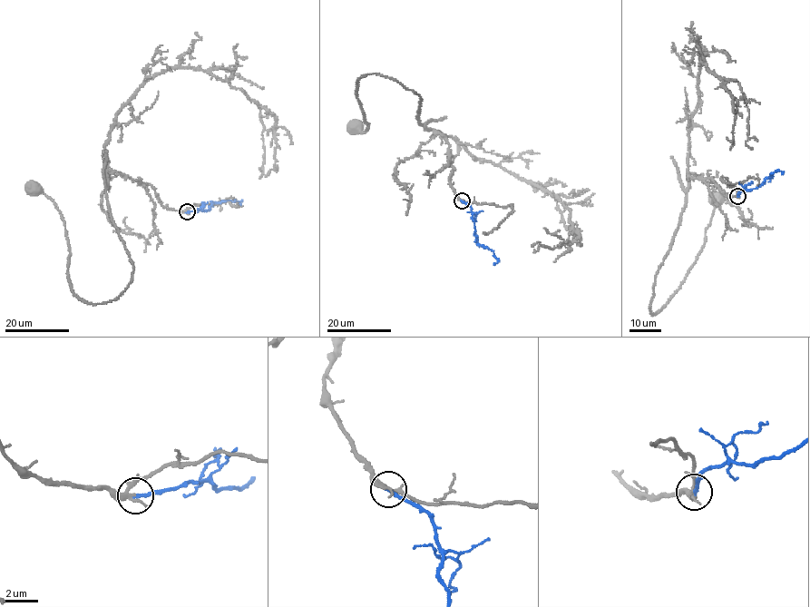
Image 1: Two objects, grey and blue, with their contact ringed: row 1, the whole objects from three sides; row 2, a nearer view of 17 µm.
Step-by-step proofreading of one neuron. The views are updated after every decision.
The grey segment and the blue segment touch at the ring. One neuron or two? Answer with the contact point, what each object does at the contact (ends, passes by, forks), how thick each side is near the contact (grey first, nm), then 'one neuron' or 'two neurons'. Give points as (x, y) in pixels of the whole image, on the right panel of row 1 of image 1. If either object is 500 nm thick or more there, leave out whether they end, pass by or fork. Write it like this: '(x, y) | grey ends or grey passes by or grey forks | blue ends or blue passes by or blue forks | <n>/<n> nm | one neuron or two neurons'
(737, 196) | grey forks | blue ends | 180/200 nm | one neuron

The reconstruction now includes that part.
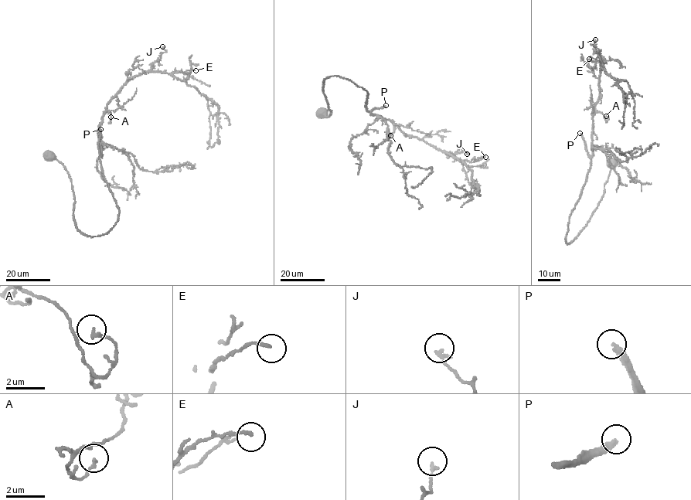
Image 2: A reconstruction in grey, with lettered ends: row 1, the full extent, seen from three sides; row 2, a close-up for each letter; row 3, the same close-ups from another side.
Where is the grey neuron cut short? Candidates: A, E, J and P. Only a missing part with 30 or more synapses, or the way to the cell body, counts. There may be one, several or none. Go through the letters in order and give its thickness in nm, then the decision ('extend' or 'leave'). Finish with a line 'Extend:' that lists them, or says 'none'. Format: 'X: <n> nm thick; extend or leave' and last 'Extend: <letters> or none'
A: 150 nm thick; leave
E: 150 nm thick; leave
J: 180 nm thick; leave
P: 240 nm thick; extend
Extend: P

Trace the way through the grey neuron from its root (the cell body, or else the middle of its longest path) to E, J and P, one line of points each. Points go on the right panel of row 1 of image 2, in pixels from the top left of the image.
E: (611, 163), (597, 208), (579, 234), (566, 243), (569, 216), (593, 154), (592, 117), (602, 63), (589, 59)
J: (611, 163), (597, 208), (579, 234), (566, 243), (569, 216), (593, 154), (592, 117), (601, 66), (595, 39)
P: (611, 163), (613, 166), (597, 208), (579, 234), (566, 243), (571, 211), (590, 168), (590, 157), (580, 133)

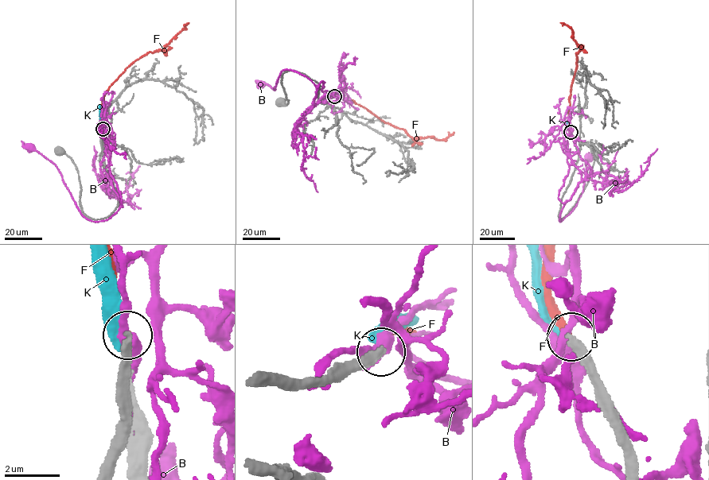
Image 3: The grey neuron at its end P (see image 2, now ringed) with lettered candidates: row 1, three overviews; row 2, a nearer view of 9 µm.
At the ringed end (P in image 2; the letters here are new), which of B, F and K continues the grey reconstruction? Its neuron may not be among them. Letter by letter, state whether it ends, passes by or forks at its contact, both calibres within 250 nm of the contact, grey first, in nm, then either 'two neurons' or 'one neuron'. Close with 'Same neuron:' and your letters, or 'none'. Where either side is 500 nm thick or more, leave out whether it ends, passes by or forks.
B: it forks there; 440 nm thick on the grey side, 280 nm on the other; two neurons
F: it ends there; 320 nm thick on the grey side, 280 nm on the other; one neuron
K: it ends there; 300 nm thick on the grey side, 360 nm on the other; two neurons
Same neuron: F

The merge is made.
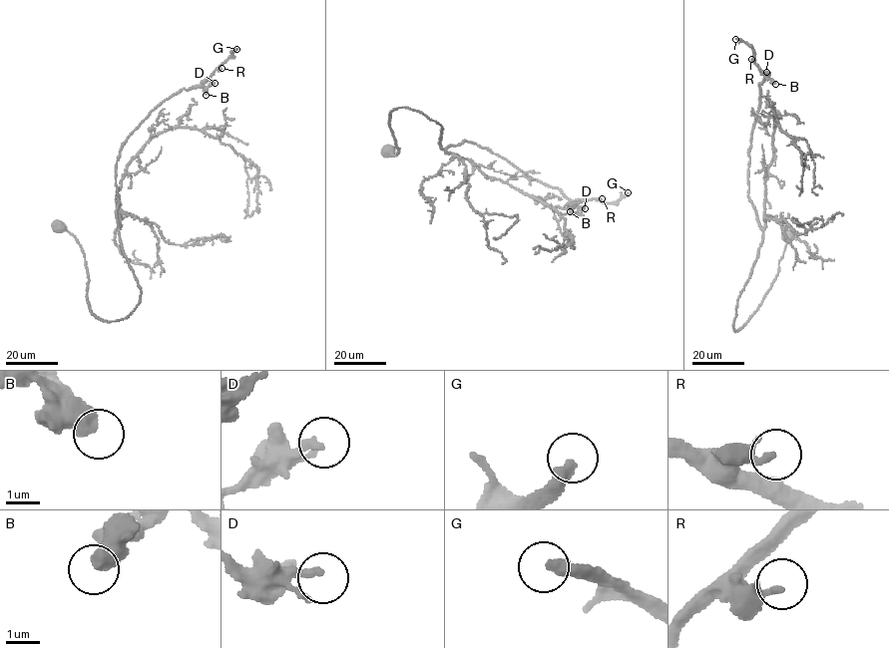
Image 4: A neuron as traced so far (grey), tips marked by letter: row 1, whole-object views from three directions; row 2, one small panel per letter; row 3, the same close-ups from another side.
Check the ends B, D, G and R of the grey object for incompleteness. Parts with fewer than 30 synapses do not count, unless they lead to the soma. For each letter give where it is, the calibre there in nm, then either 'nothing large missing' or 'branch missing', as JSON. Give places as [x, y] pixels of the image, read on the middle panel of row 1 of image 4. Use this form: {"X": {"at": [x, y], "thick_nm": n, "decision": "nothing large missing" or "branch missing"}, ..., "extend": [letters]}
{"B": {"at": [570, 211], "thick_nm": 550, "decision": "nothing large missing"}, "D": {"at": [585, 208], "thick_nm": 240, "decision": "nothing large missing"}, "G": {"at": [628, 192], "thick_nm": 360, "decision": "branch missing"}, "R": {"at": [602, 198], "thick_nm": 180, "decision": "nothing large missing"}, "extend": ["G"]}

